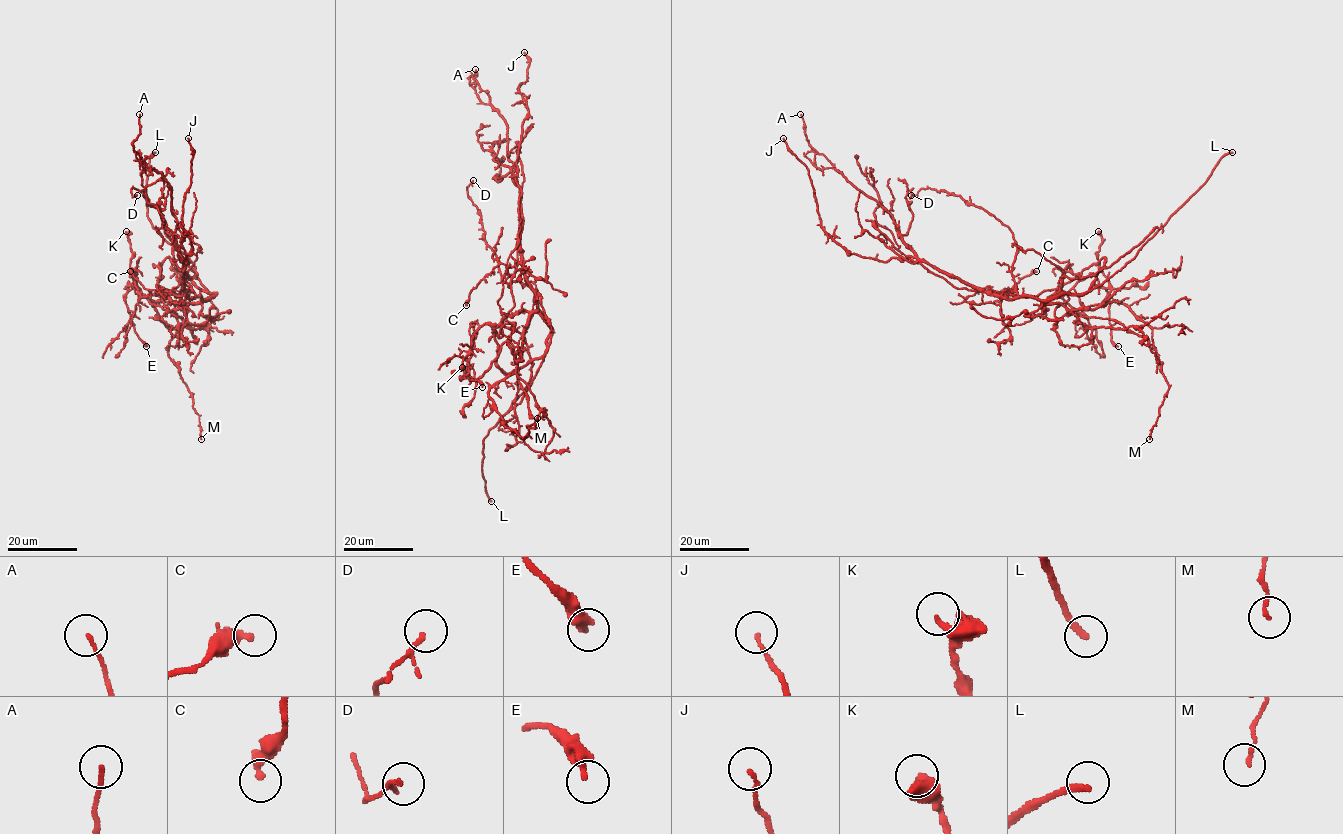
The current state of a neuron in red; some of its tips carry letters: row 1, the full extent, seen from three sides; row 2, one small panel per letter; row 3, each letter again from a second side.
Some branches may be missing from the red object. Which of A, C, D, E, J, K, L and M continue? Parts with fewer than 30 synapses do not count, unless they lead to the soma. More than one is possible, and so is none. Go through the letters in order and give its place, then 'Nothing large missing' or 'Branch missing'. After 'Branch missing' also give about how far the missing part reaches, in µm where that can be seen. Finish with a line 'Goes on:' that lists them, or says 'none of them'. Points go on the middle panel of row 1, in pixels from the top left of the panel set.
A: Place: (475, 69). Nothing large missing
C: Place: (466, 305). Nothing large missing
D: Place: (473, 180). Nothing large missing
E: Place: (482, 387). Nothing large missing
J: Place: (524, 52). Nothing large missing
K: Place: (462, 367). Nothing large missing
L: Place: (491, 501). Branch missing. Missing length about 15 µm
M: Place: (537, 418). Nothing large missing
Goes on: L

